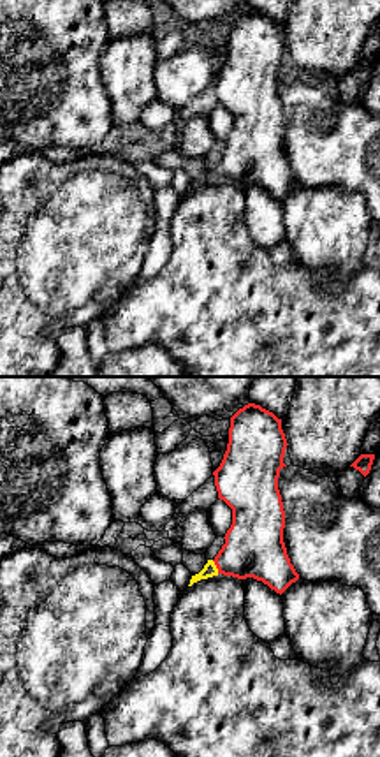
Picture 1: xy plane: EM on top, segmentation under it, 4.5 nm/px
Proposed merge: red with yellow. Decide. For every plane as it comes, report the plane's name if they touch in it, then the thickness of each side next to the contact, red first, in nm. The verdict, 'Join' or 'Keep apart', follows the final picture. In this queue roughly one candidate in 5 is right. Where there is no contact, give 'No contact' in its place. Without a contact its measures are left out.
Touches red in xy. Thickness 280 nm (red) against 70 nm

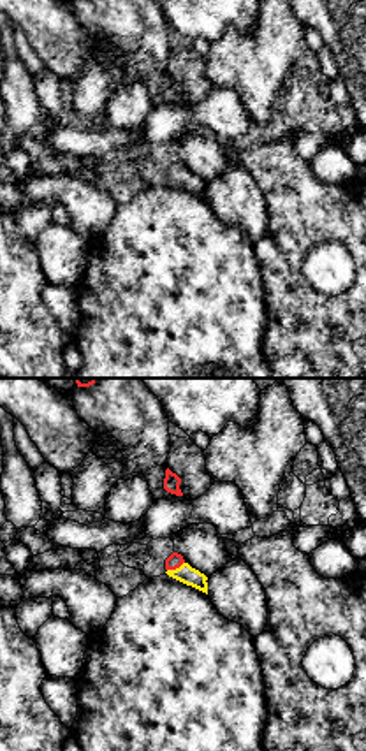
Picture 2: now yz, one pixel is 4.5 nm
Touches red in yz. Thickness 70 nm (red) against 90 nm

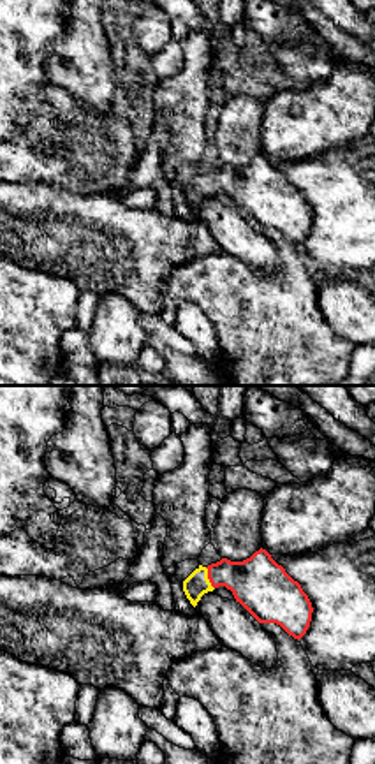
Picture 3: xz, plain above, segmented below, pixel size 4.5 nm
Touches red in xz. Thickness 240 nm (red) against 110 nm

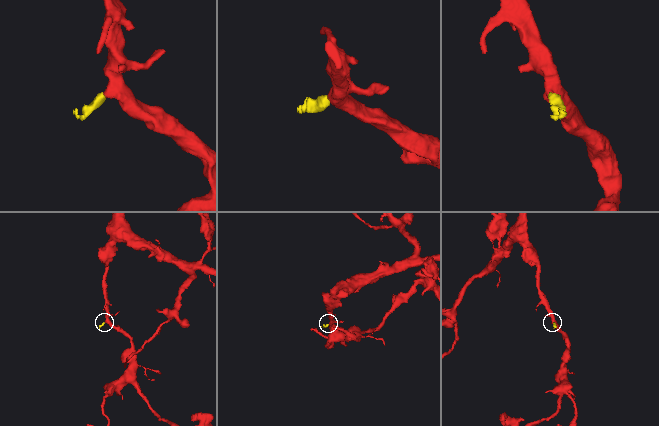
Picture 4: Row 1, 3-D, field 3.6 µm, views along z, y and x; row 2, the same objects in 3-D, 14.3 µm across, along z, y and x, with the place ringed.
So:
Join

